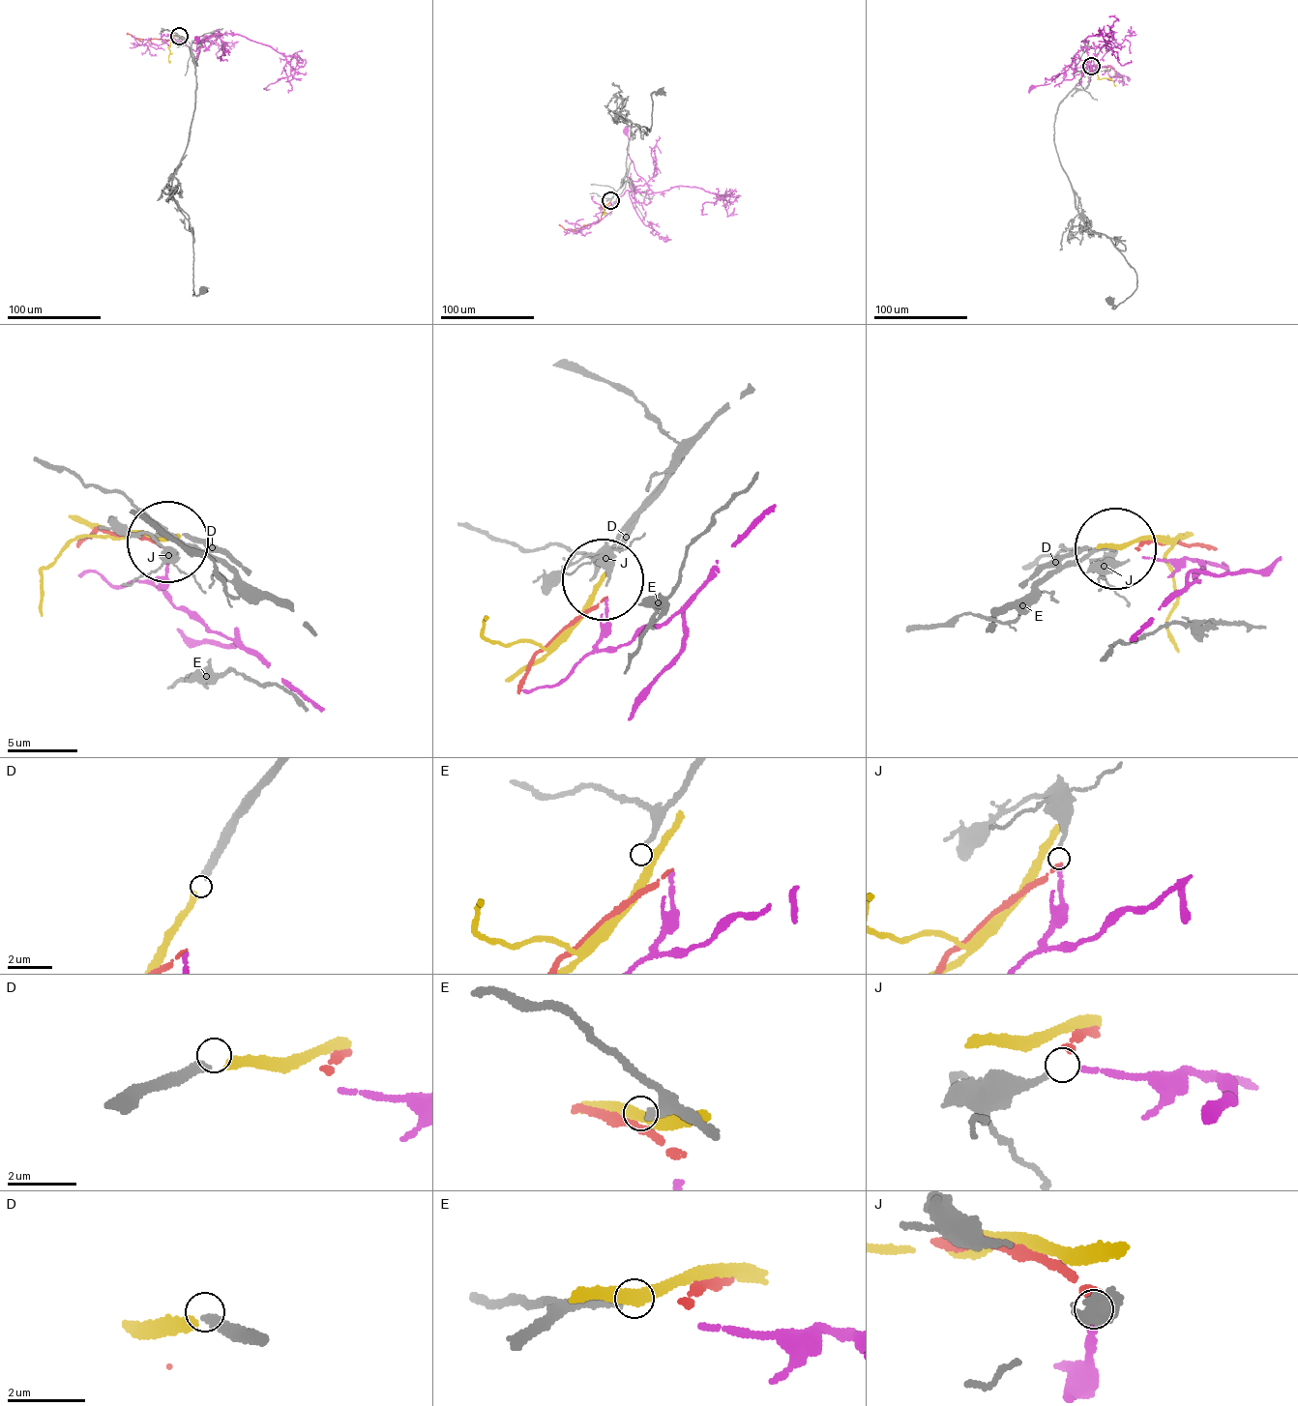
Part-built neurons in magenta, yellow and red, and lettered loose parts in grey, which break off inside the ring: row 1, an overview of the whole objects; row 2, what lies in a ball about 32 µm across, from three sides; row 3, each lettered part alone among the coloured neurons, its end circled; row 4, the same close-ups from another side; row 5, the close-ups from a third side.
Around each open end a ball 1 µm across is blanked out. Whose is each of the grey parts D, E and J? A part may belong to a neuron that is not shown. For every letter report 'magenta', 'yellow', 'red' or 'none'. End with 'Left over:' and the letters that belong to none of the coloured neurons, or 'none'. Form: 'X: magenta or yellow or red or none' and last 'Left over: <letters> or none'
D: yellow
E: none
J: magenta
Left over: E

